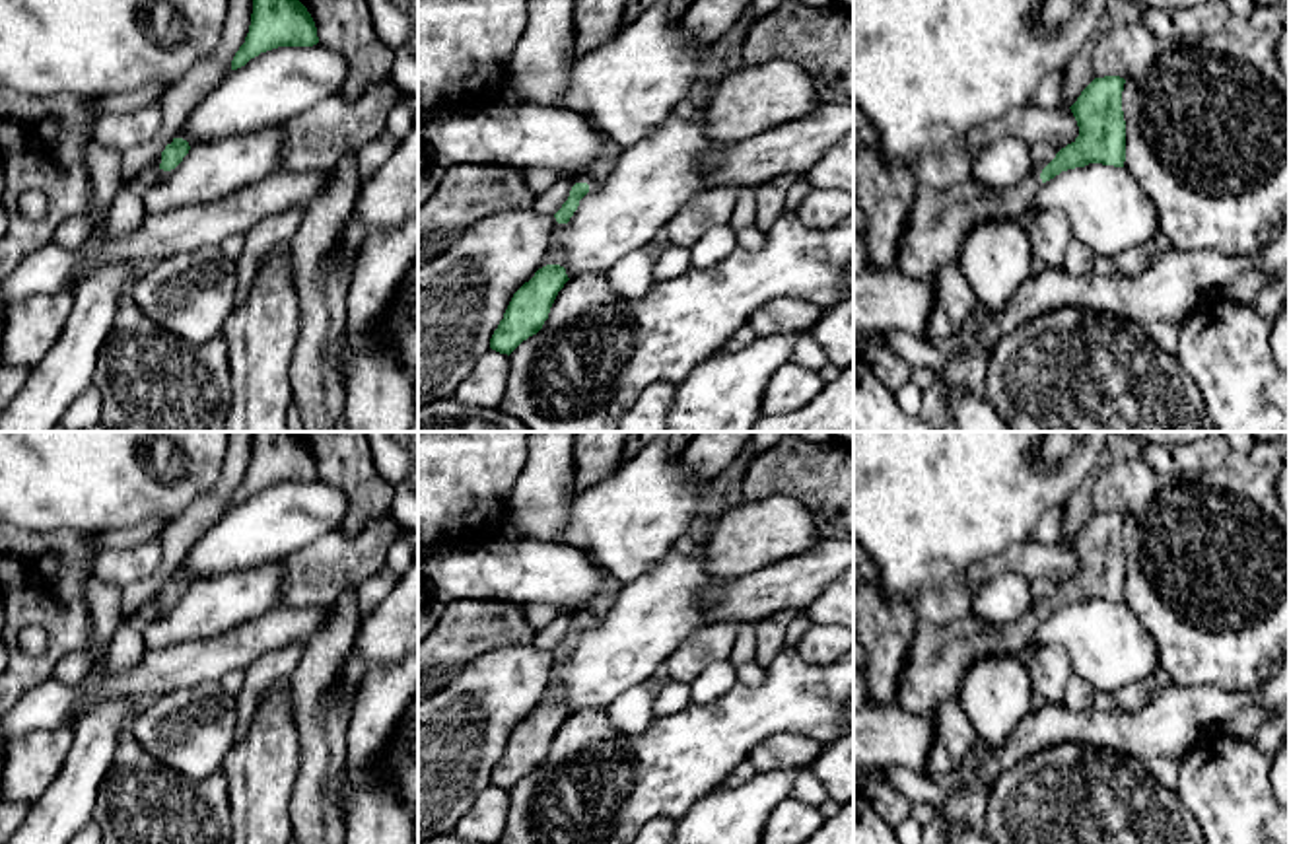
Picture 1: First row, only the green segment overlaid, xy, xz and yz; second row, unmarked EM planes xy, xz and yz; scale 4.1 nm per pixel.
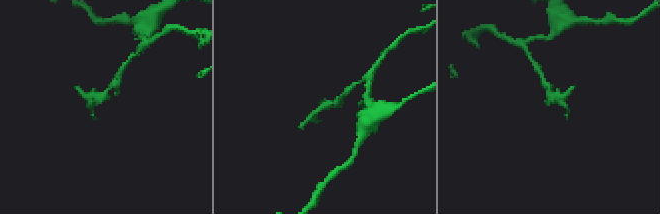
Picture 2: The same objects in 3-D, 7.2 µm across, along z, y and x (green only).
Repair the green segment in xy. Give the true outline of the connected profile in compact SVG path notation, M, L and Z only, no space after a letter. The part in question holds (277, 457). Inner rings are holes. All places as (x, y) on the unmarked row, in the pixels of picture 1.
M253 432L249 469L231 496L231 506L278 482L313 482L317 478L315 457L296 432Z

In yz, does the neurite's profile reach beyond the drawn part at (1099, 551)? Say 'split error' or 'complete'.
split error

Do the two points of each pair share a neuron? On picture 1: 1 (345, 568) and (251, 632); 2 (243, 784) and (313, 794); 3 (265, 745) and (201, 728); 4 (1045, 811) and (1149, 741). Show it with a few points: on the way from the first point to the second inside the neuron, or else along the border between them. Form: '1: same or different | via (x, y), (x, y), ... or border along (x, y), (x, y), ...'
1: different | border along (282, 603), (292, 607), (329, 607)
2: different | border along (300, 745), (290, 823)
3: different | border along (236, 743), (220, 767)
4: different | border along (1081, 743), (1116, 749), (1146, 765)

